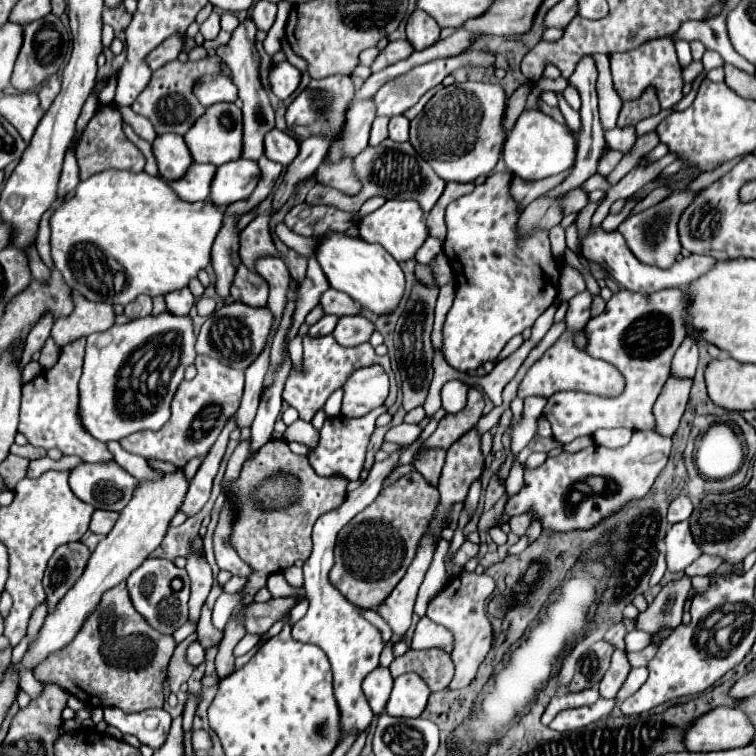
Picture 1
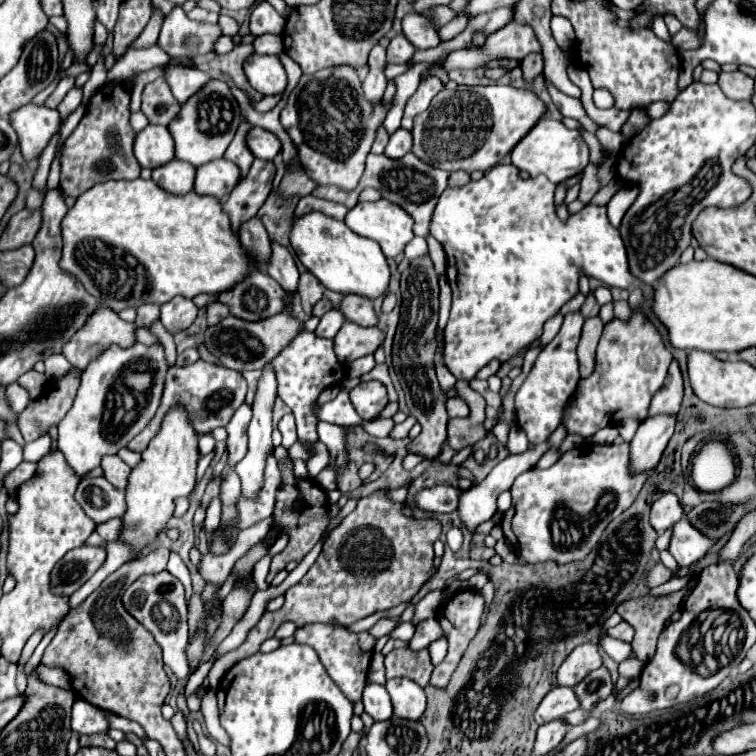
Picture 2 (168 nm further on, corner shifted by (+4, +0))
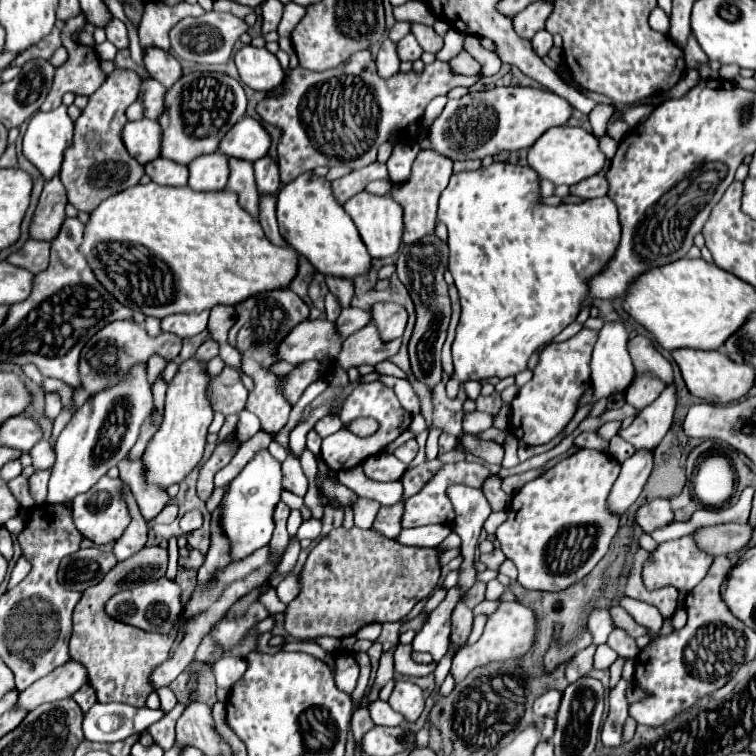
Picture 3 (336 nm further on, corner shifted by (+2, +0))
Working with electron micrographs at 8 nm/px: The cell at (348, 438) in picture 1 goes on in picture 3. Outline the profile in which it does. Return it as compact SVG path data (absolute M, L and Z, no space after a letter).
M328 415L328 417L322 417L322 419L320 419L320 421L314 425L314 431L316 431L320 437L328 437L328 435L336 433L340 427L342 427L340 417Z

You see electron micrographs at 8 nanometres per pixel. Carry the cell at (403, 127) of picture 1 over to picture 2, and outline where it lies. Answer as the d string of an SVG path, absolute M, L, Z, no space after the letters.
M398 129L394 135L390 135L390 141L386 145L384 155L390 159L400 159L412 149L412 135L406 129Z

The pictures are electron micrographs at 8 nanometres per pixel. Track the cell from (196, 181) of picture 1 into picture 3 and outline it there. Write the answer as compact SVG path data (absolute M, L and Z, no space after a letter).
M154 159L146 165L146 175L158 183L158 185L170 185L170 187L182 187L188 183L188 167L180 163L172 163L170 159Z

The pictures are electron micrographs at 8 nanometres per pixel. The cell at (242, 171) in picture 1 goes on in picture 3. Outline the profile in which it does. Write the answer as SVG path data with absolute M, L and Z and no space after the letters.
M222 153L200 155L188 165L188 185L194 191L222 191L228 183L228 157Z

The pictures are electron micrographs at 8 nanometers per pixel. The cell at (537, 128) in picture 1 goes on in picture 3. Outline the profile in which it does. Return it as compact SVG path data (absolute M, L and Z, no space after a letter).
M550 127L530 149L528 149L528 165L538 171L542 179L552 181L554 185L574 185L586 177L596 175L604 167L604 153L598 147L596 137L582 127Z

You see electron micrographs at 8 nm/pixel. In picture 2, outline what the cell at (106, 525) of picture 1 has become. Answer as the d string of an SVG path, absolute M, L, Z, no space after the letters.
M110 519L110 521L102 523L102 525L98 525L96 531L100 533L100 537L104 541L118 541L120 539L120 533L122 533L122 525L124 523L120 519Z

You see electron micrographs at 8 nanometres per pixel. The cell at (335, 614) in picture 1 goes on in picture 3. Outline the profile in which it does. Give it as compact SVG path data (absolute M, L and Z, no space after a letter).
M338 649L334 653L334 659L336 659L336 663L334 663L334 681L336 681L336 687L350 695L354 691L354 687L356 687L360 665L352 657L352 651L344 651L344 649Z

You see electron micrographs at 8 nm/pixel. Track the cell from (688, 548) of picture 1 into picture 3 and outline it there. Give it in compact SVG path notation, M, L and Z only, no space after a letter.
M726 523L726 525L710 525L710 527L698 527L694 531L694 543L700 551L706 551L708 555L728 555L734 551L740 551L752 535L752 527L748 523Z

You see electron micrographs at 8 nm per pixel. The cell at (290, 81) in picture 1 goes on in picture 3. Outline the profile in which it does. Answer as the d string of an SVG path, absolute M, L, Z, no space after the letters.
M246 45L236 53L234 61L240 73L240 81L250 89L270 91L276 85L280 85L284 79L284 71L276 55L272 55L264 47L258 49L258 47Z

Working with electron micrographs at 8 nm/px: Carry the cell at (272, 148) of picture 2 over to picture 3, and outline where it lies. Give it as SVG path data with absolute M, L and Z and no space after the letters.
M242 117L220 143L220 151L228 157L256 161L268 155L272 139L260 121L252 117Z

